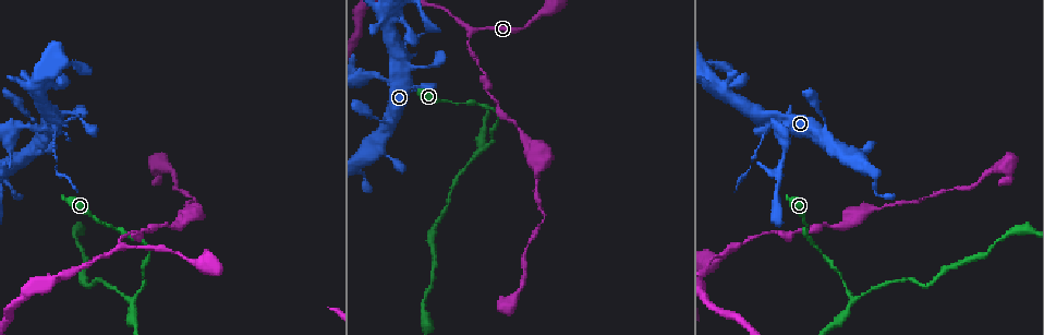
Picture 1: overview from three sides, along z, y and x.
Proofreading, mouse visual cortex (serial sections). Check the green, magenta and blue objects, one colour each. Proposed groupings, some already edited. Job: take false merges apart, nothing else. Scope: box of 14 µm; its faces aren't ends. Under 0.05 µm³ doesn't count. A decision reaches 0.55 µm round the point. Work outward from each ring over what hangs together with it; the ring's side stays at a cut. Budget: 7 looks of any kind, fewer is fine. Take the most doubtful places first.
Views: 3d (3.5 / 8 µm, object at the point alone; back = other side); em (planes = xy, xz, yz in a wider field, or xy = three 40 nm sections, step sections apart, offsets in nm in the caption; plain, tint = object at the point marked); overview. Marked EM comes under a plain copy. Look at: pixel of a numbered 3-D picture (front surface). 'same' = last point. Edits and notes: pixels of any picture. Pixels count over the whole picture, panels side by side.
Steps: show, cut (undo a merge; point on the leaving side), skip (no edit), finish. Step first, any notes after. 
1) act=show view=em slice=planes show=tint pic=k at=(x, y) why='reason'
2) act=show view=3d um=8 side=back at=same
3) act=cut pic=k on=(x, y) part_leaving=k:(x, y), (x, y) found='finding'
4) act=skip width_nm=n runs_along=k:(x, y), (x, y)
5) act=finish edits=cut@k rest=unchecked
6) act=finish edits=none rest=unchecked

act=show view=3d um=8 pic=1 at=(733, 245) why='three-way junction'

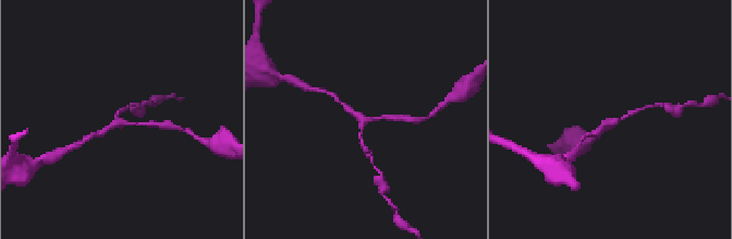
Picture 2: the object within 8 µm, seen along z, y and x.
act=show view=em slice=planes show=tint pic=2 at=(611, 123)

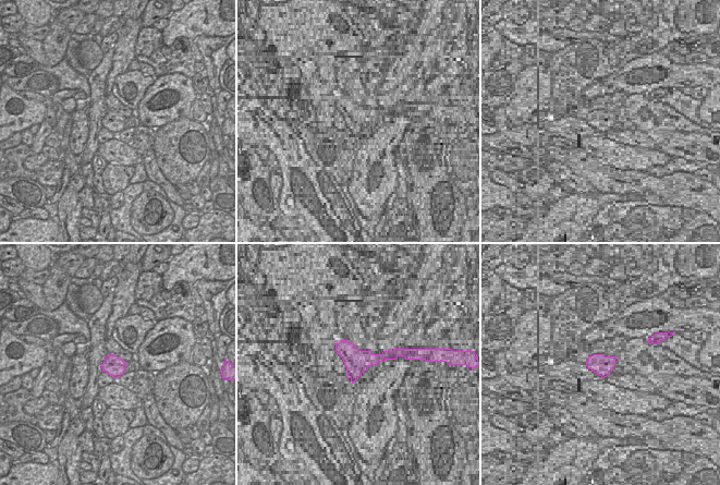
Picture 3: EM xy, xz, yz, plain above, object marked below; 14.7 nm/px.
act=skip width_nm=300 runs_along=2:(399, 118), (366, 121), (360, 135), (364, 146) found='all the same cell'

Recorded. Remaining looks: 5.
act=show view=3d um=3.5 pic=1 at=(852, 299) why='sharp bend'

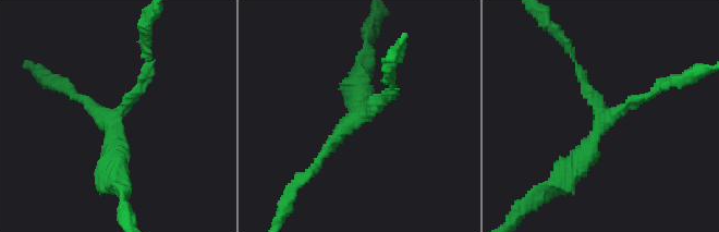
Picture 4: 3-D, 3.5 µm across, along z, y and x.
act=show view=em slice=xy step=1 show=tint pic=4 at=(601, 113) arms=3 arm_widths_nm=150,150,300 why='shape alone is not enough'

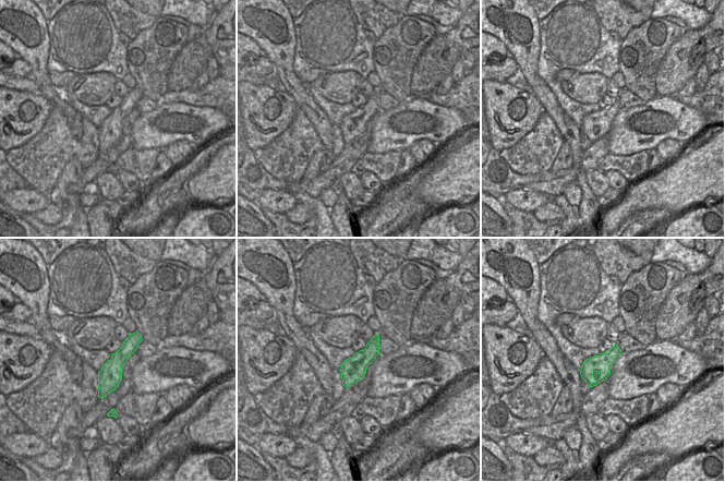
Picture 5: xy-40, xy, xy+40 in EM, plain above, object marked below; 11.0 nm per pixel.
act=skip runs_along=4:(390, 84), (317, 165) found='continuous, no second cell'

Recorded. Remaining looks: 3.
act=show view=3d um=8 pic=1 at=(532, 157) why='abrupt turn'

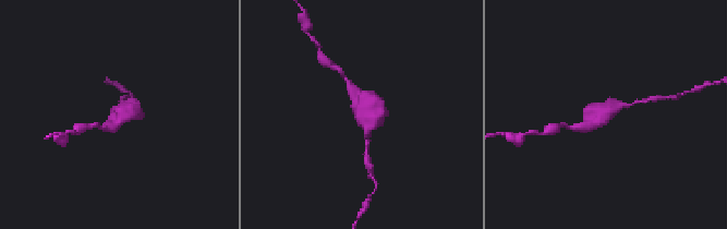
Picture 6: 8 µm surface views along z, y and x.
act=show view=em slice=xy step=2 show=tint pic=6 at=(363, 112)

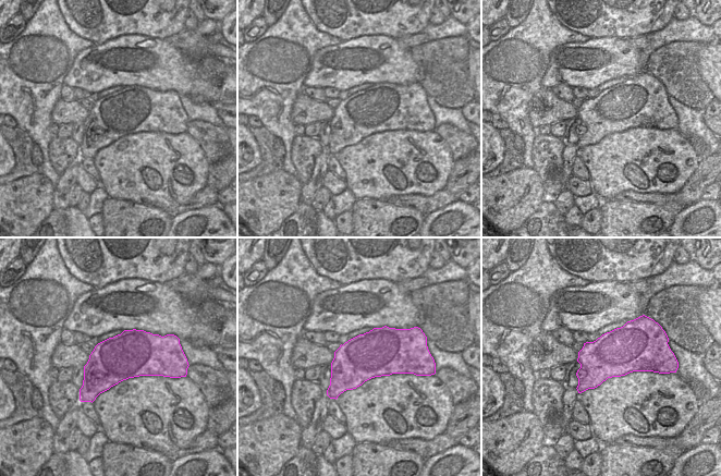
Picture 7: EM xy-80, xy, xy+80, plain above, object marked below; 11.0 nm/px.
act=skip found='continuous, no second cell'

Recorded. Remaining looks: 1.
act=finish edits=none rest=unchecked

